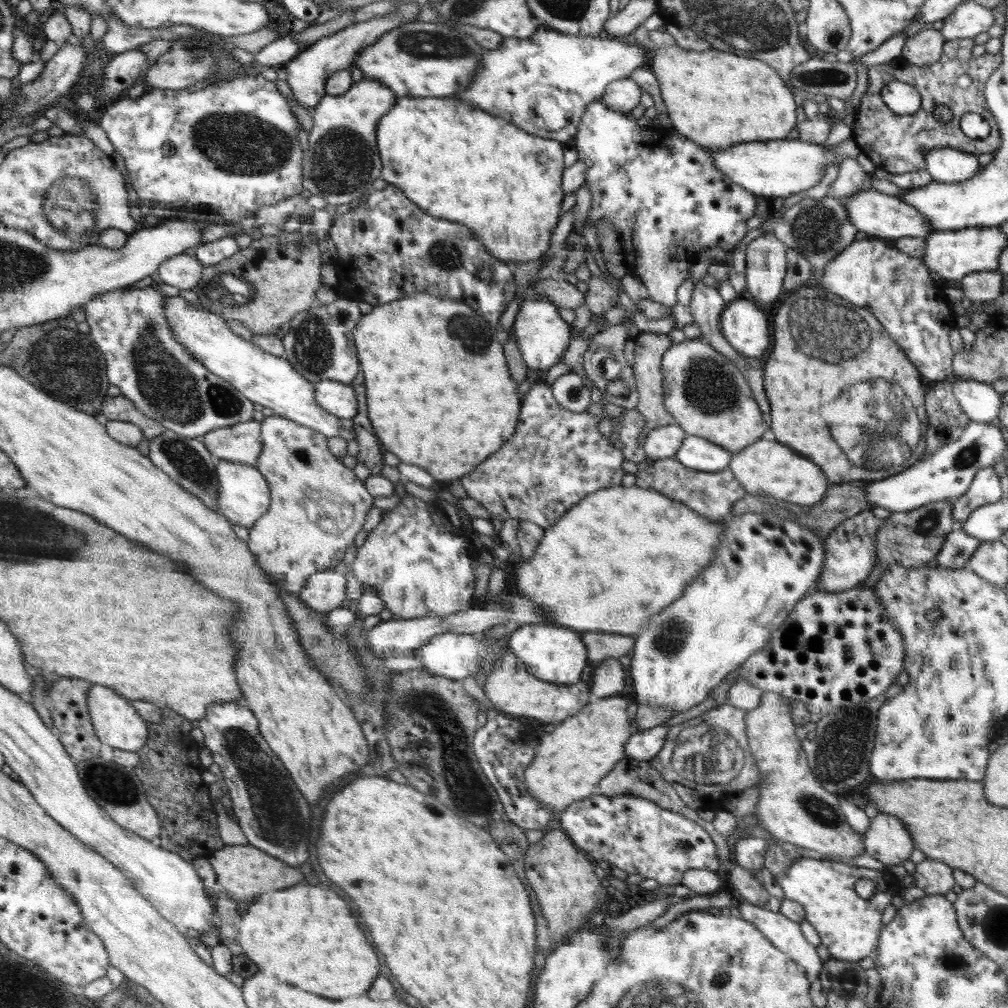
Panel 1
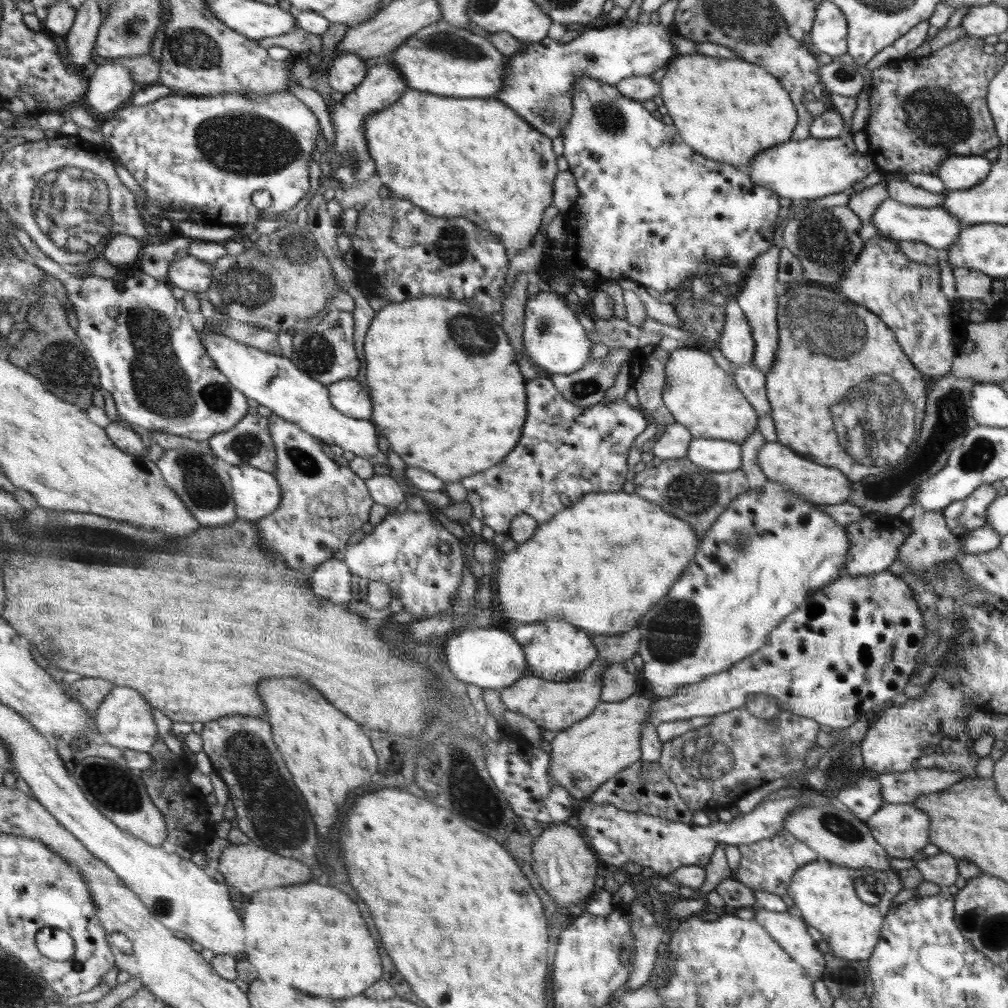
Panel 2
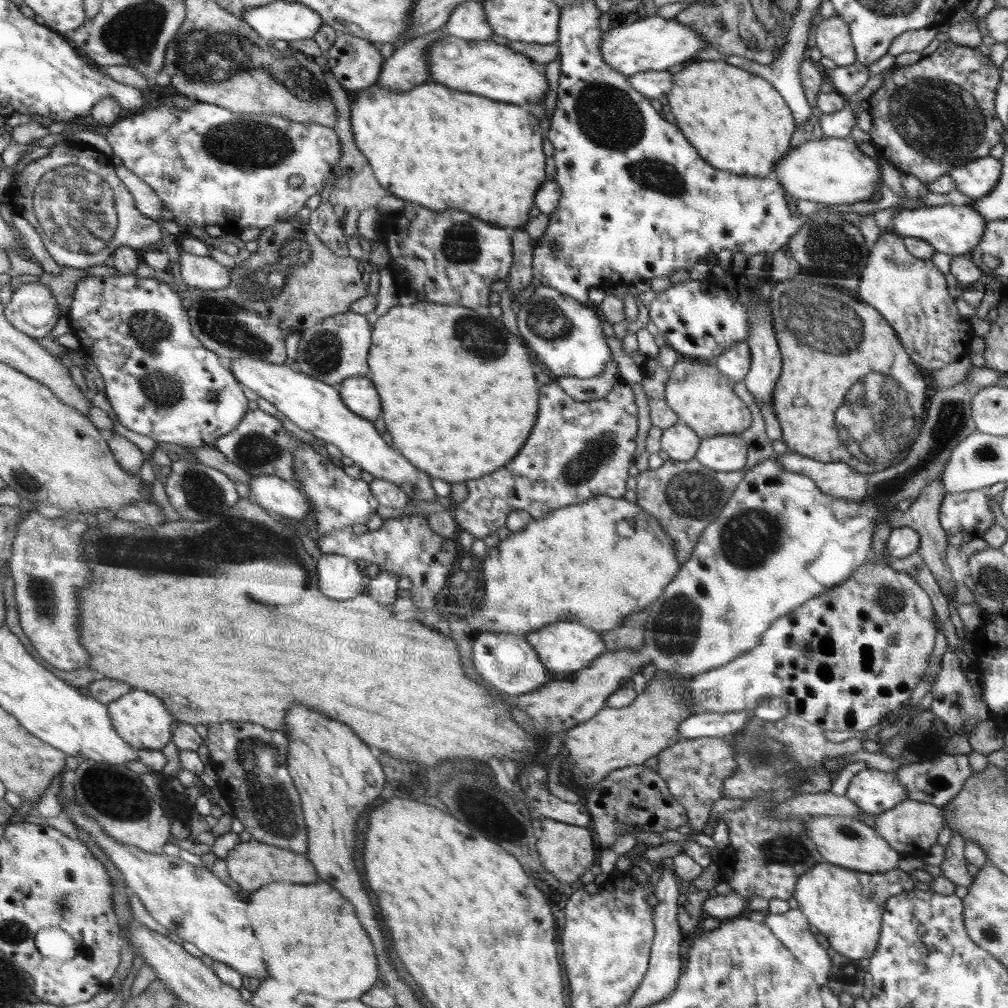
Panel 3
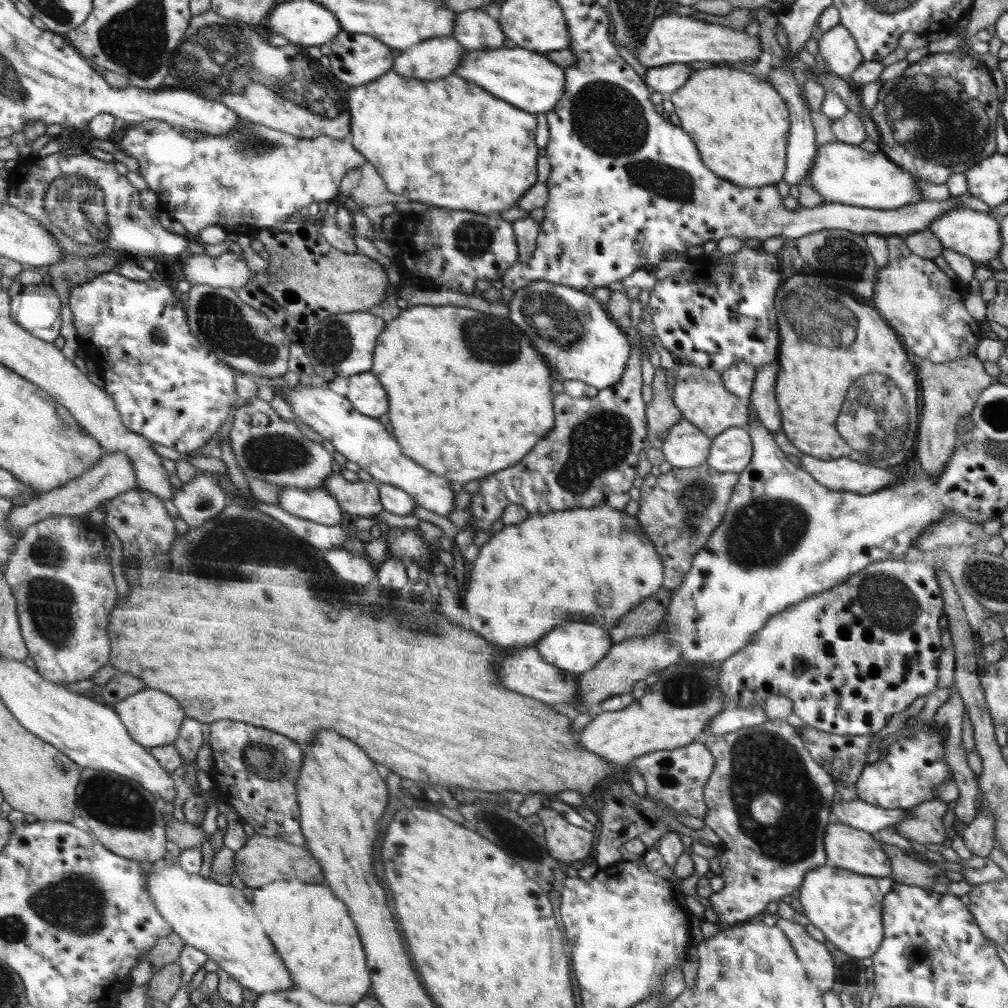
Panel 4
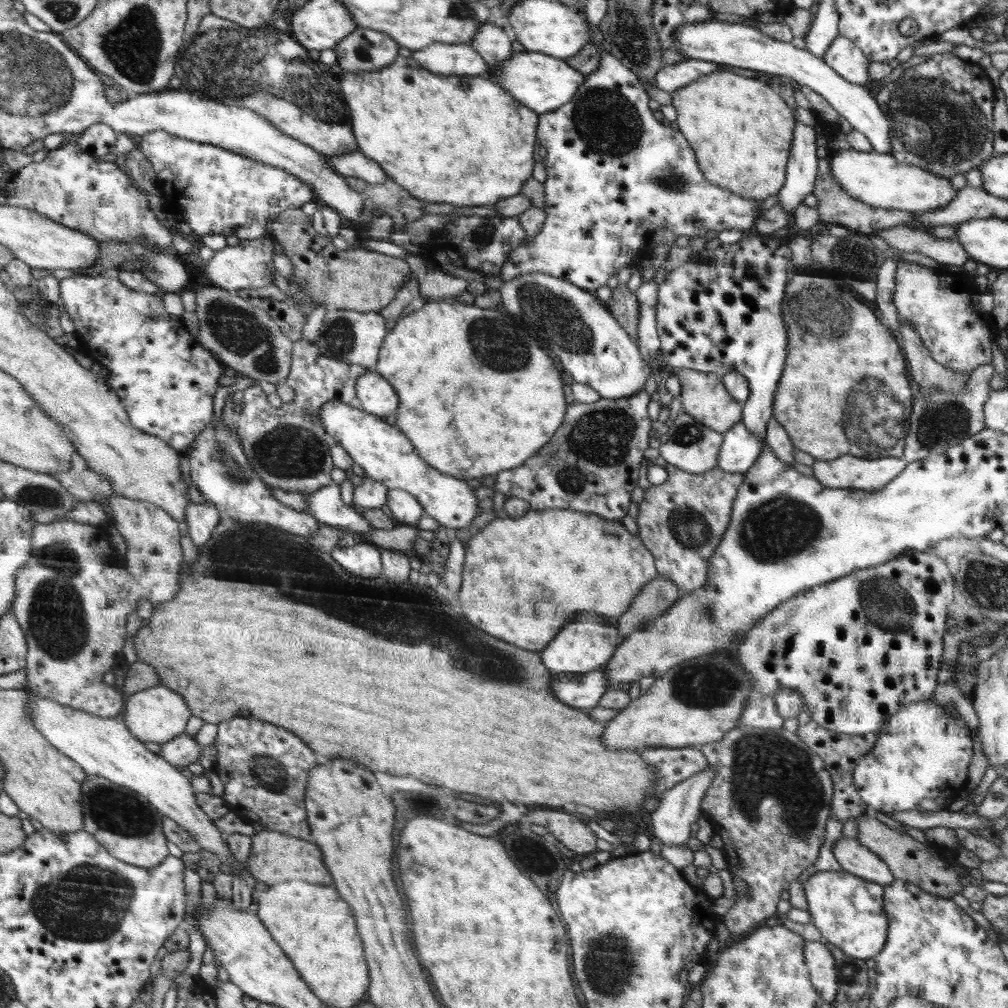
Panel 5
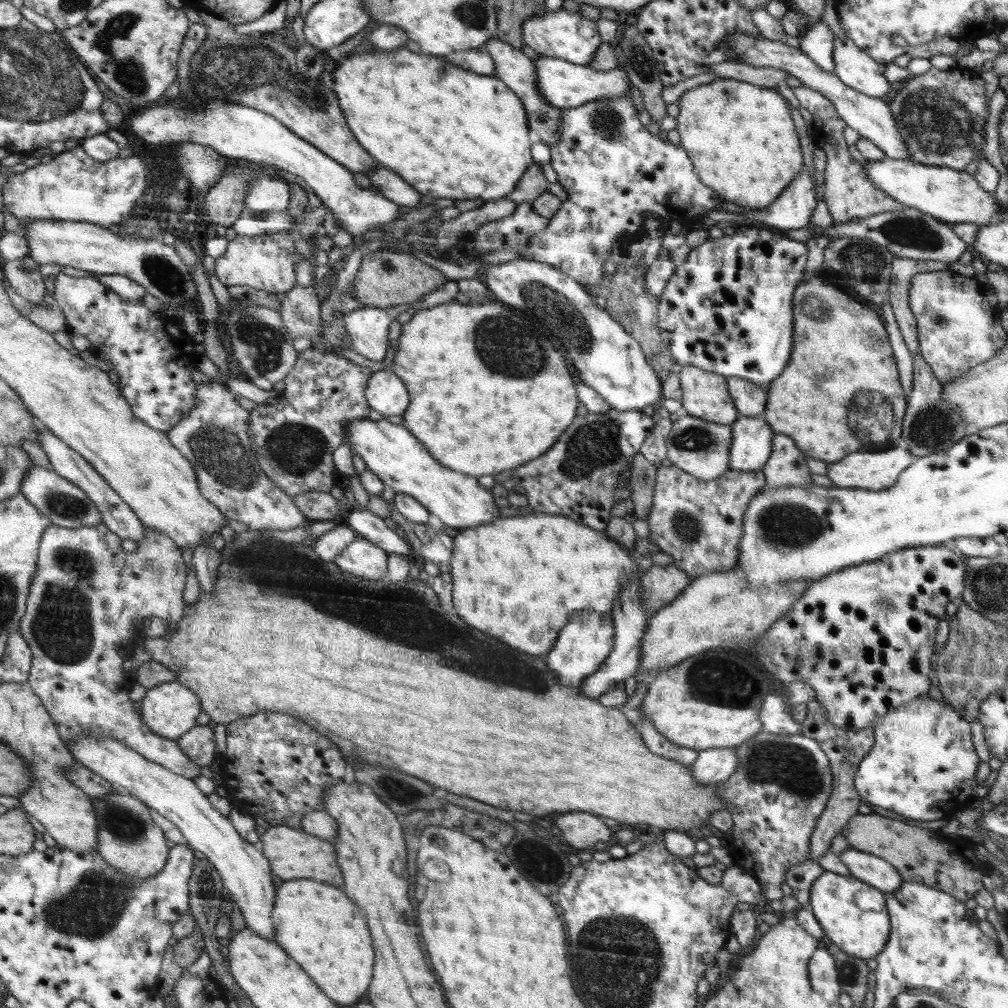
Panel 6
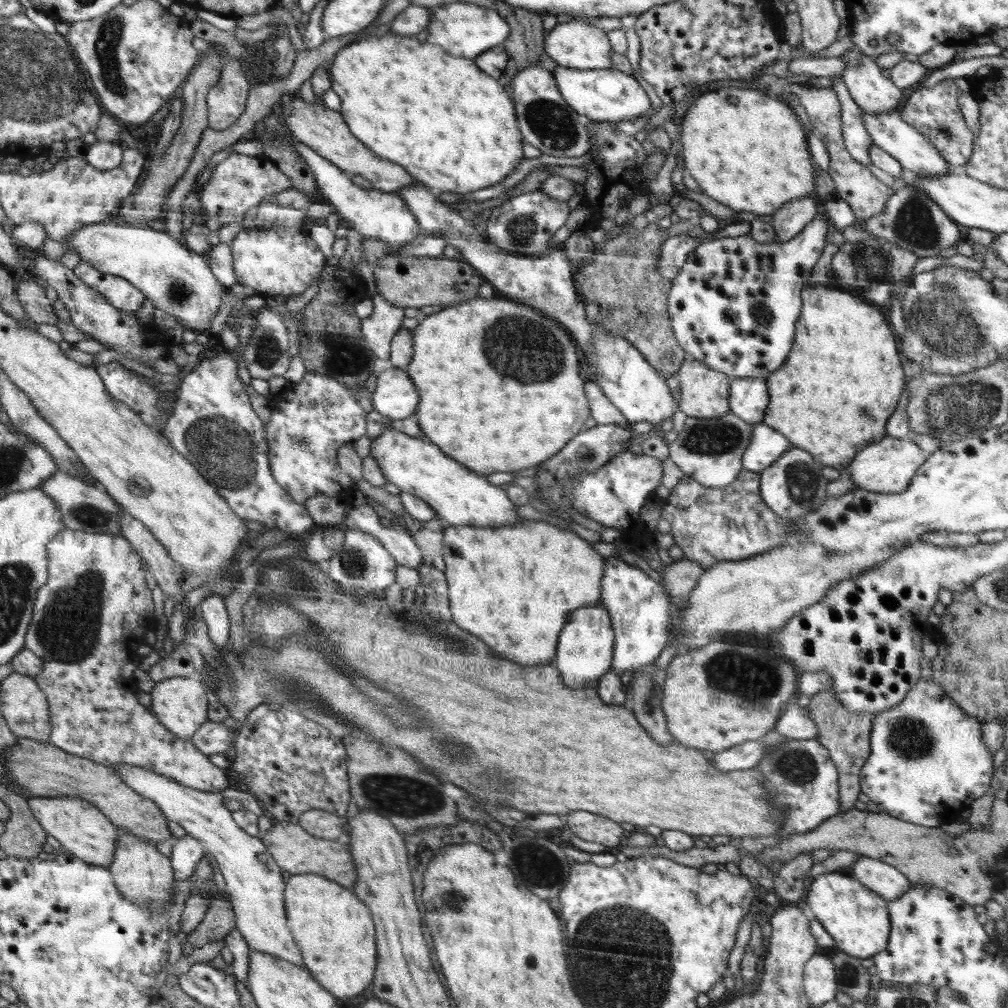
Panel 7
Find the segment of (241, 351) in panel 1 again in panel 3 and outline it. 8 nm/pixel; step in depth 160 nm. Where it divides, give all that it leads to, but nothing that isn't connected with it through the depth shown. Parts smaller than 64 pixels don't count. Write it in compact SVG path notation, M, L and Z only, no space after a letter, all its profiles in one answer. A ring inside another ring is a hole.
M236 357L229 361L231 370L240 384L274 404L277 410L302 430L321 438L325 443L337 446L343 456L352 458L354 465L362 471L370 473L375 479L386 480L401 487L410 500L424 501L436 498L436 492L430 485L432 477L419 470L419 467L412 466L394 446L388 446L371 419L356 414L343 402L338 387L312 378L312 375L292 371L285 364L277 365L252 357Z

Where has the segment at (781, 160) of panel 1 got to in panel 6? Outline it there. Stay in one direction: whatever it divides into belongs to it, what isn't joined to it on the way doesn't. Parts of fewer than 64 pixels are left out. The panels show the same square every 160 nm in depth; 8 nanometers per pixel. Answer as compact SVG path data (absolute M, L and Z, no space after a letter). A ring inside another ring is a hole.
M884 157L879 161L868 161L863 172L871 183L889 194L903 206L917 208L948 224L971 222L992 225L1006 219L1003 205L994 193L984 190L976 179L966 171L944 166L928 166L908 159Z

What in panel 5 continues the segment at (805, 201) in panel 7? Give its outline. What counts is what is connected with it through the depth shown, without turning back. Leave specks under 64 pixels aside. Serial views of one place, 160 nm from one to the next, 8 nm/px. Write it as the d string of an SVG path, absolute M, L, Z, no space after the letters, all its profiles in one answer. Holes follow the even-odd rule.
M797 122L796 124L796 158L788 167L788 186L780 189L778 203L789 216L802 204L806 195L810 195L817 180L819 156L816 155L815 126Z

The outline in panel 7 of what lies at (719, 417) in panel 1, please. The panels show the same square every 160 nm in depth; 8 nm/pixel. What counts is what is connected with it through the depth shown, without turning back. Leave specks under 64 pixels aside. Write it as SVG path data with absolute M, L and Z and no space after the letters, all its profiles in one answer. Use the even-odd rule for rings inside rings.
M687 358L677 373L680 383L680 410L688 417L714 418L723 417L728 413L728 388L731 388L729 376L720 371L712 370L702 361Z

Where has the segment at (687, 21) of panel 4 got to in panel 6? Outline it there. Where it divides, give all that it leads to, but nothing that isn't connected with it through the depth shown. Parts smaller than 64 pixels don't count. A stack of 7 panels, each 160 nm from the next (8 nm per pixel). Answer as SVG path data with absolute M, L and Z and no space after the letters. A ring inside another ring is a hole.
M735 34L728 47L740 54L741 60L752 67L772 67L785 70L794 78L798 78L804 86L823 94L834 105L837 115L845 121L847 127L856 130L861 137L873 142L888 158L911 160L910 147L902 137L895 115L888 103L846 86L835 73L822 70L800 49L784 46L782 41L768 40L748 34Z

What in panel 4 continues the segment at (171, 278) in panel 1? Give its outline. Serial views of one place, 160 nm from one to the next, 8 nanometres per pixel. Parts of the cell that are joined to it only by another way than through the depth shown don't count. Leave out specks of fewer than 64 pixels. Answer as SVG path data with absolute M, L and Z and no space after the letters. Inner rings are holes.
M228 251L219 256L190 255L184 264L185 280L190 284L210 285L214 288L240 289L250 281L252 272L240 254Z

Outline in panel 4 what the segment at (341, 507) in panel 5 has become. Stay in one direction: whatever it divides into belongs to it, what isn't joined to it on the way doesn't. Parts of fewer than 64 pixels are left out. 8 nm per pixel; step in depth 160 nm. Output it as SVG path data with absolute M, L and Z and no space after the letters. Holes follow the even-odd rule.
M282 487L277 506L300 518L324 523L326 526L338 526L348 521L343 508L340 508L339 500L322 488Z

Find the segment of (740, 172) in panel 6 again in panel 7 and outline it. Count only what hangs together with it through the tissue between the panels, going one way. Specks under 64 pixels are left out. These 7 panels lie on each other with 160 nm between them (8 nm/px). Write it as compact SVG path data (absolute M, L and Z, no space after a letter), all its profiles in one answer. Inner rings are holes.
M721 88L702 93L686 115L681 128L685 170L716 202L736 213L747 211L755 215L771 215L787 202L813 196L814 174L806 134L798 124L799 118L786 104L782 104L782 100L774 100L774 95L759 93L754 89ZM730 94L736 97L736 102L728 100Z

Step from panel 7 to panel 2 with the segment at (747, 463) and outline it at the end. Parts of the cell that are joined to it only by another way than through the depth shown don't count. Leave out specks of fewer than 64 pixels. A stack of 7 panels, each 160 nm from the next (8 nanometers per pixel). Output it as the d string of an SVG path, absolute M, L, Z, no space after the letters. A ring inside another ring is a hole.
M726 439L692 440L687 459L713 472L729 472L741 468L741 445Z

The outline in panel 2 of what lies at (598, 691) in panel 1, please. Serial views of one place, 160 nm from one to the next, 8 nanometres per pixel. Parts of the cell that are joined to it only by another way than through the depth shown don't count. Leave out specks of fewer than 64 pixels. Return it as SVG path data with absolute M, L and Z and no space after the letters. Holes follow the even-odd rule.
M611 664L606 670L601 690L601 700L604 702L620 702L635 694L638 683L636 675L628 673L623 664Z

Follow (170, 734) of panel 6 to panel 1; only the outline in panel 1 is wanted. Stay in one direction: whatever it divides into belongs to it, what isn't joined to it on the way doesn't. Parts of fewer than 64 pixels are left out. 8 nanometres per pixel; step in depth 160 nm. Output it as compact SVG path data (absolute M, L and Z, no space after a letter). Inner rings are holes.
M94 684L88 692L87 706L100 742L110 745L113 749L118 748L128 752L137 752L142 746L147 745L150 738L148 722L139 715L133 706L130 706L129 699L126 699L118 691L108 686Z

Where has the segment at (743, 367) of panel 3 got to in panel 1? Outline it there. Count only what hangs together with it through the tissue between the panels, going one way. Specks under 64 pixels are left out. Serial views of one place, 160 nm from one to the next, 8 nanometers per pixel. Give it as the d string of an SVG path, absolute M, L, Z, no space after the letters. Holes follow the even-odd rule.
M740 296L723 308L719 323L722 334L737 352L745 356L762 356L766 352L768 324L757 304Z

